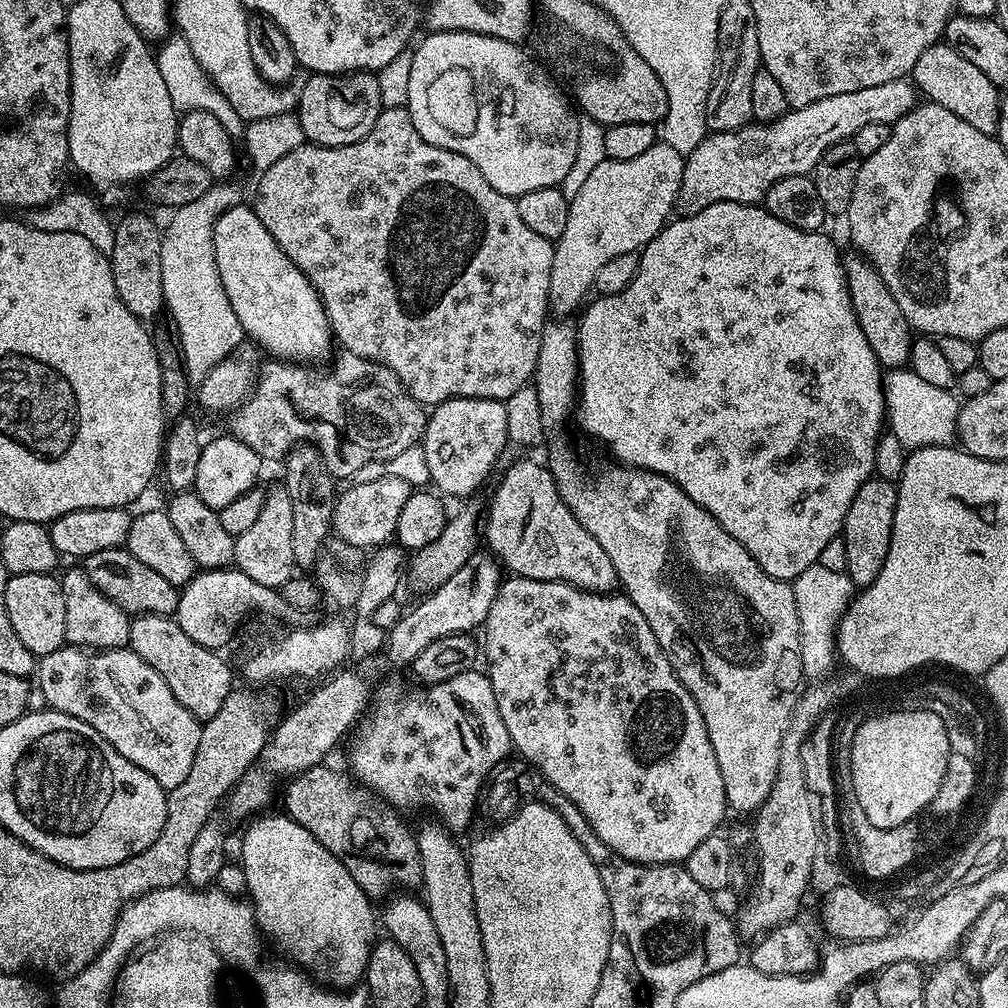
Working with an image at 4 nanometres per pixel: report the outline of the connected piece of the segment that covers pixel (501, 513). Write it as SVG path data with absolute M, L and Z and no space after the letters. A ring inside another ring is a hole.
M516 460L504 473L500 476L500 481L496 484L496 489L492 492L492 501L488 504L488 513L482 516L482 540L488 543L487 551L505 569L509 568L512 576L521 576L522 578L530 578L531 580L560 580L563 584L572 584L576 588L580 588L583 592L603 592L611 593L617 587L616 571L610 563L610 558L606 554L606 550L602 550L602 546L598 546L598 541L594 538L594 534L590 534L590 530L586 530L586 526L582 526L582 522L578 522L578 518L574 518L574 514L566 506L566 502L560 497L560 492L556 488L556 483L552 478L552 473L548 471L543 463L535 464L532 460Z

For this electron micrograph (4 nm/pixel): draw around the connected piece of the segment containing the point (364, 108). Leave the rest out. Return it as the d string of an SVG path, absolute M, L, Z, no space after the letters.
M350 72L343 76L322 76L312 74L307 77L308 81L303 81L300 98L296 101L294 109L295 117L300 121L304 139L310 144L321 144L327 148L334 146L346 146L347 144L356 144L378 122L378 114L382 111L379 96L379 78L371 72Z

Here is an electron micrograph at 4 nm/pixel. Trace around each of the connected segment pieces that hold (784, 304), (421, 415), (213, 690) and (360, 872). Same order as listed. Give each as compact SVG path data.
M714 202L702 210L684 214L681 217L681 220L673 219L665 224L663 230L642 249L639 253L638 274L634 274L634 278L630 282L630 286L626 286L626 290L622 290L618 294L600 296L592 305L589 303L583 309L583 312L585 311L584 317L581 318L580 324L578 323L576 328L576 353L580 356L578 375L580 424L590 435L597 436L620 459L617 461L621 465L629 468L645 468L647 472L657 472L660 476L674 481L687 496L692 498L694 502L698 502L698 506L702 506L702 510L706 510L719 522L722 530L726 530L726 534L738 538L738 542L742 542L742 546L746 546L746 550L752 555L754 562L758 562L758 566L762 566L762 570L766 574L770 574L770 578L793 582L807 567L819 561L822 549L826 547L826 542L830 542L830 538L841 535L846 510L850 510L850 502L854 502L854 494L858 494L858 490L876 471L874 450L886 428L882 365L878 362L874 350L870 350L870 342L866 342L866 334L862 334L862 326L858 326L858 318L854 314L854 306L850 302L848 279L844 277L842 252L836 249L836 244L830 237L824 236L823 231L798 230L794 226L782 222L782 218L774 218L774 214L767 212L763 206L739 204L738 202Z
M343 350L337 351L335 356L336 361L329 368L305 366L279 358L265 359L252 395L231 413L230 435L246 442L264 462L283 461L296 444L313 444L322 454L325 470L337 481L362 471L375 460L383 462L394 458L394 454L402 454L402 450L417 447L424 434L425 405L419 404L386 366Z
M136 614L131 617L131 622L128 647L132 652L162 674L174 698L178 698L196 720L203 722L214 718L222 702L226 702L234 690L232 668L220 657L221 653L194 642L171 616Z
M316 764L310 770L300 772L291 777L284 788L283 811L298 826L306 826L346 870L350 870L350 878L362 886L362 890L369 898L377 898L383 892L393 890L416 890L422 885L422 858L418 854L418 842L413 829L408 829L400 818L397 809L387 805L376 793L369 791L363 784L357 782L347 771L335 772L324 764Z

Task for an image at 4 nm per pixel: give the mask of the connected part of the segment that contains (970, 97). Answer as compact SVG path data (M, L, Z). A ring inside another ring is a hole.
M943 42L930 46L930 50L926 50L926 54L918 58L918 62L914 62L910 79L925 101L958 114L958 118L962 118L962 122L970 122L974 130L982 130L982 134L995 136L1002 99L1001 89L990 82L990 78L986 78L986 74L982 74L982 70L978 70L974 62L962 58L958 50Z

